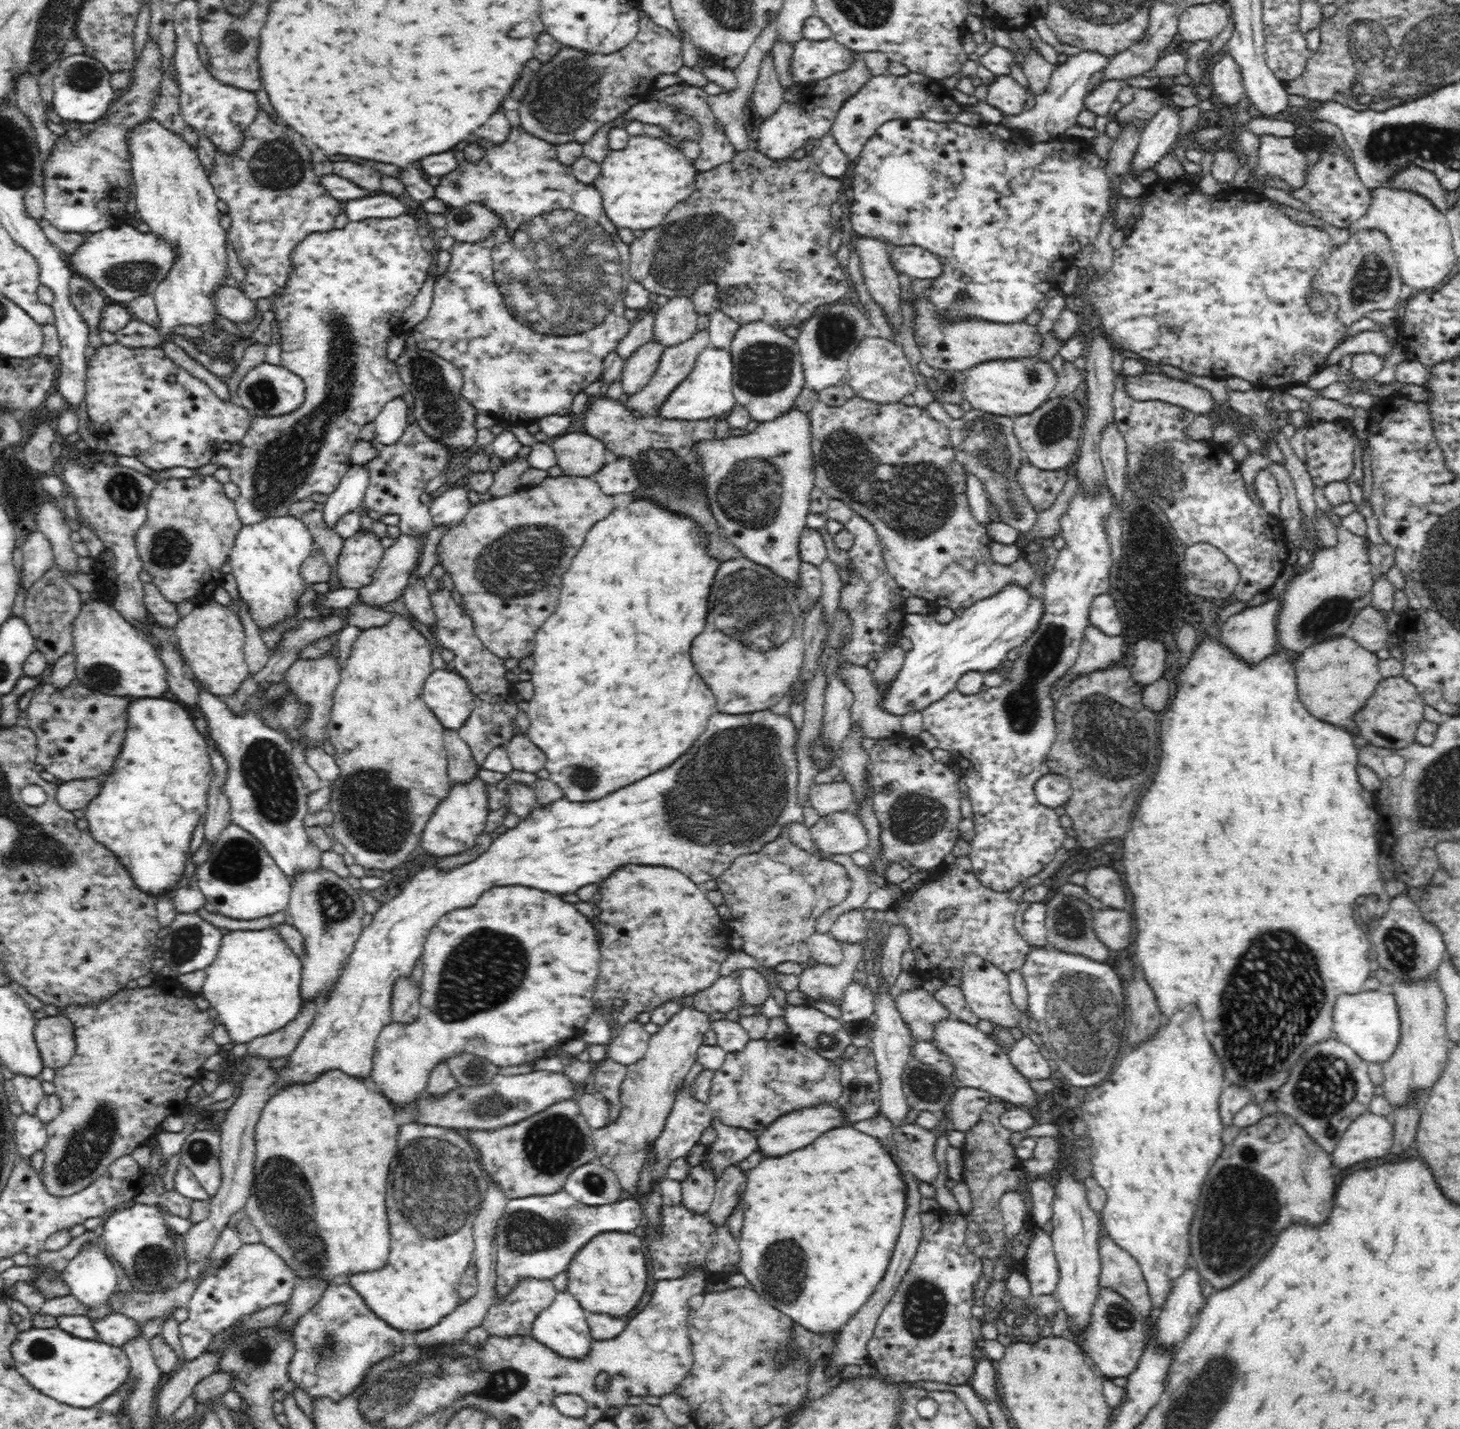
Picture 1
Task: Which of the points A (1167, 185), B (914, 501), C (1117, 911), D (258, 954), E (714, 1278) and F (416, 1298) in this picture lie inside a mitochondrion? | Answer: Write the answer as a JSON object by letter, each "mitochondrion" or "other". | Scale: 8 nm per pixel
{"A":"other","B":"mitochondrion","C":"other","D":"other","E":"other","F":"other"}

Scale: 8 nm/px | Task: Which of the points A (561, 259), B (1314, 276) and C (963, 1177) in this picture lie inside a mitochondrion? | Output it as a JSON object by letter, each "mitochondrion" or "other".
{"A":"mitochondrion","B":"other","C":"other"}

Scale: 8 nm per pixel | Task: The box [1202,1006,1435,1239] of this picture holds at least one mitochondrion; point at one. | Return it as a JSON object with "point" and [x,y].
{"point":[1325,1086]}

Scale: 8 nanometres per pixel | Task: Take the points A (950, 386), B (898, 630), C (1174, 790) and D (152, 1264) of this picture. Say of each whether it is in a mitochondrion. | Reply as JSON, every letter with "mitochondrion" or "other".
{"A":"mitochondrion","B":"other","C":"other","D":"mitochondrion"}

